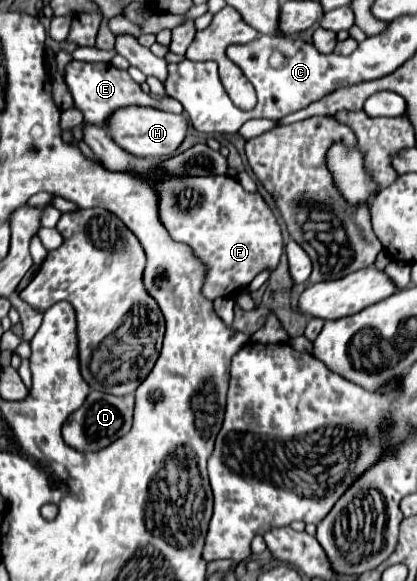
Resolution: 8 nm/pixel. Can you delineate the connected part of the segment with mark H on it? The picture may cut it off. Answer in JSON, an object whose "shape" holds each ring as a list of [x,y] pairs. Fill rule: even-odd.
{"shape":[[[130,106],[130,110],[120,110],[110,118],[106,124],[106,130],[118,146],[124,150],[130,150],[130,154],[138,156],[152,156],[152,158],[168,158],[176,152],[176,148],[184,142],[188,132],[188,120],[182,114],[170,114],[160,112],[154,108],[142,108],[142,106]]]}

